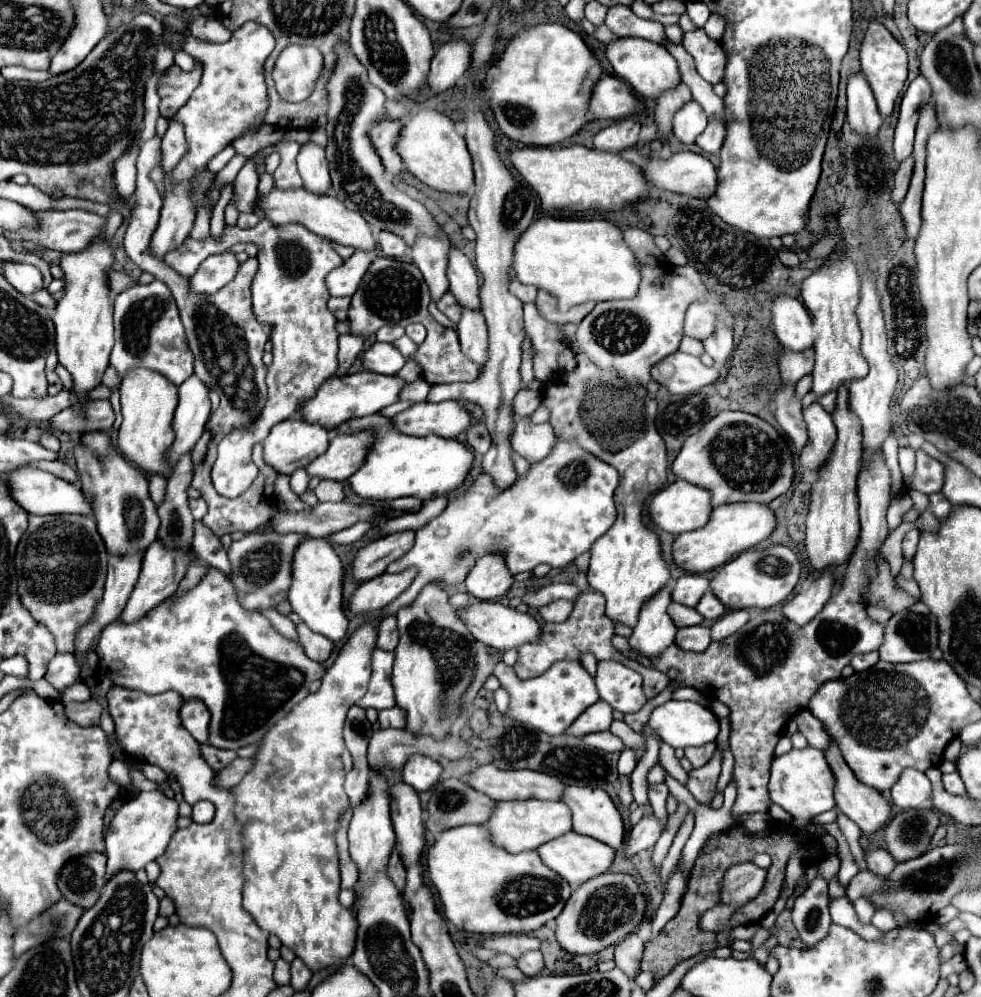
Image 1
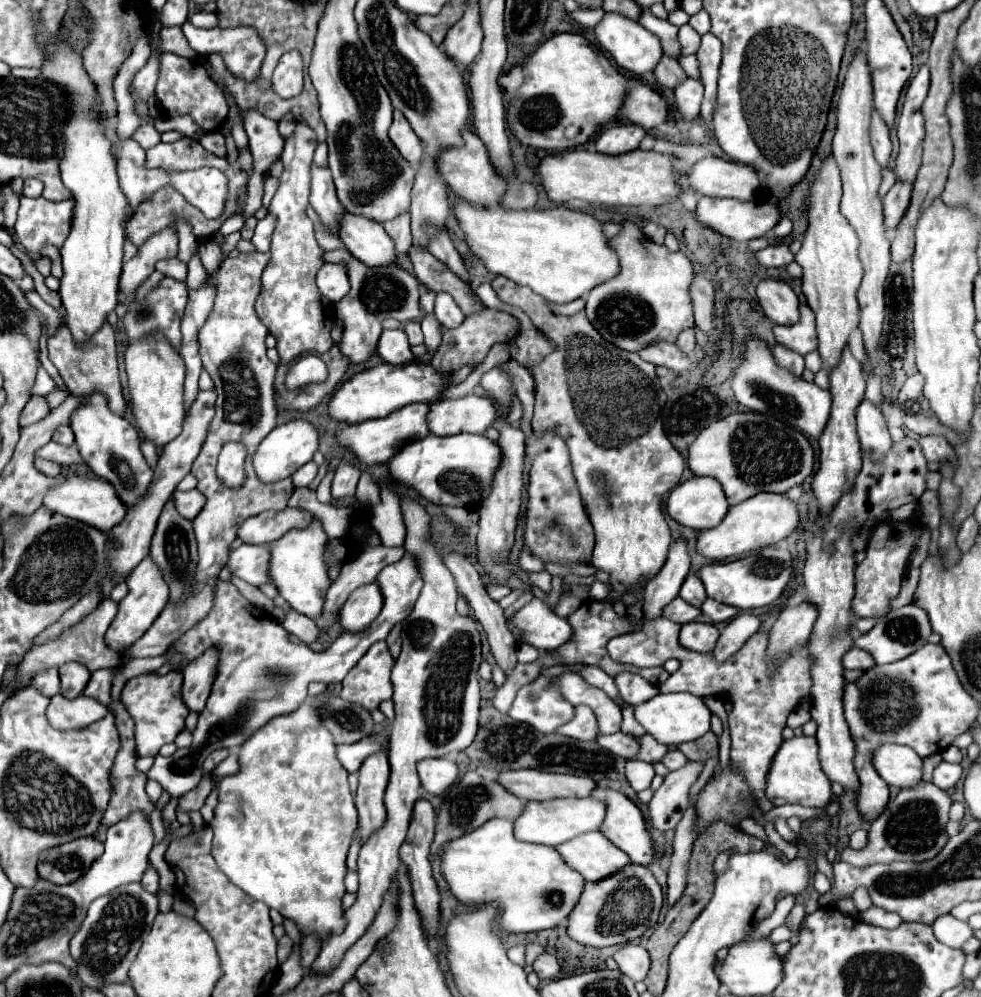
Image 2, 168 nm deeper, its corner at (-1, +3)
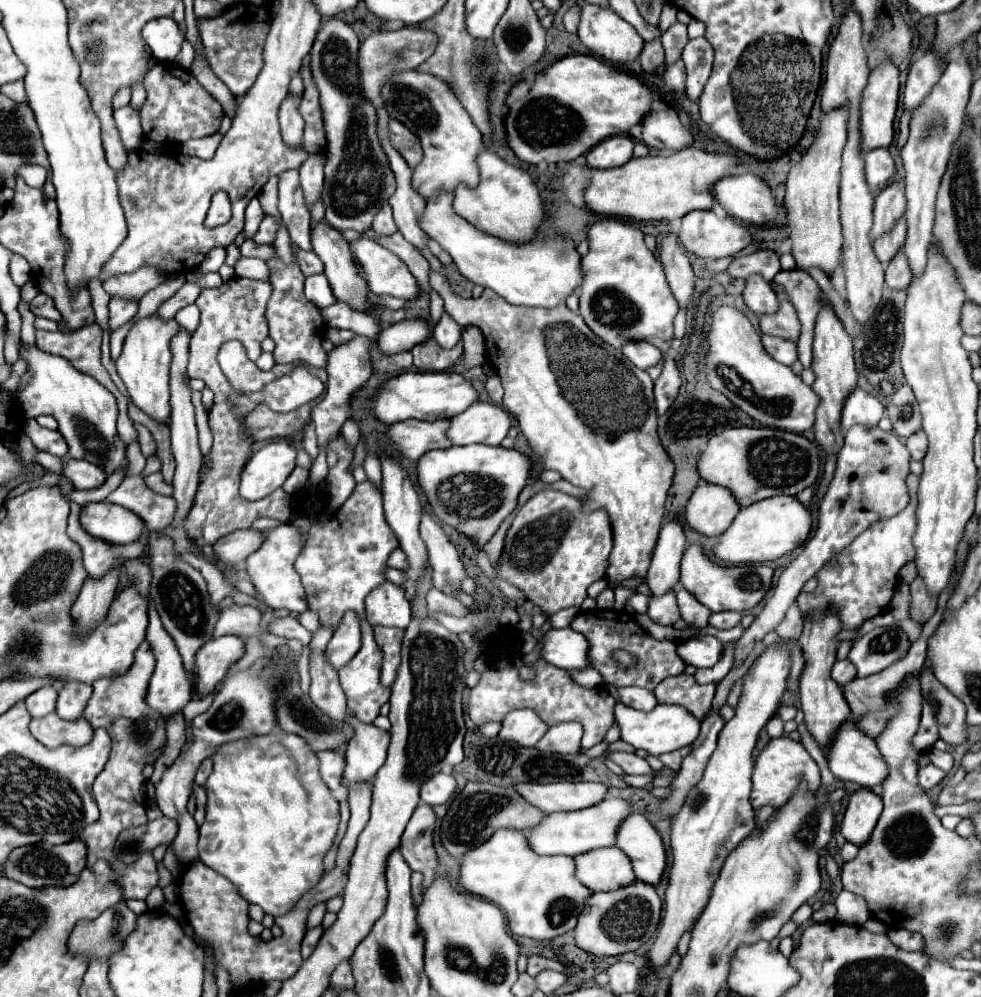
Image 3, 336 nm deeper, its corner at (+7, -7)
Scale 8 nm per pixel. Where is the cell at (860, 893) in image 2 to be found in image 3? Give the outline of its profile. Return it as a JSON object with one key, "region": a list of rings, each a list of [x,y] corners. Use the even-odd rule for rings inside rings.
{"region":[[[847,890],[839,892],[839,896],[835,900],[835,906],[837,906],[837,920],[843,922],[843,924],[863,926],[871,918],[867,902],[861,896],[851,894]]]}

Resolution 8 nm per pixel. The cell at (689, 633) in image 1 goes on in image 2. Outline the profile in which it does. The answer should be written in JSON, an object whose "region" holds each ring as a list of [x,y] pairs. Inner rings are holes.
{"region":[[[699,622],[685,624],[679,634],[679,642],[683,644],[683,648],[693,652],[711,652],[715,648],[717,638],[719,638],[717,626],[699,624]]]}

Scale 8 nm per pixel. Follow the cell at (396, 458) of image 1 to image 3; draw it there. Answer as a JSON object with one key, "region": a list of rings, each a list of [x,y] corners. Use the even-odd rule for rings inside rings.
{"region":[[[481,444],[451,446],[443,450],[425,452],[417,460],[417,482],[425,492],[433,512],[445,524],[453,526],[461,534],[475,538],[477,546],[483,548],[483,544],[495,534],[499,524],[517,508],[517,496],[529,478],[529,470],[531,470],[531,464],[527,464],[527,456],[519,454],[517,450],[505,450],[501,446],[481,446]]]}

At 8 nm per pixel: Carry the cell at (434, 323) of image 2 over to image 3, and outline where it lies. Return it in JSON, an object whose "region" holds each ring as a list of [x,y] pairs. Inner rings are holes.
{"region":[[[432,290],[430,294],[429,310],[430,310],[430,321],[428,321],[429,328],[434,328],[436,323],[441,318],[443,312],[445,311],[443,299],[435,290]]]}

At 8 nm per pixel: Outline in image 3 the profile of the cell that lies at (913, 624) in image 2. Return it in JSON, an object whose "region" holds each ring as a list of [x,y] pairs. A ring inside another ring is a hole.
{"region":[[[901,626],[875,628],[853,642],[849,660],[857,668],[857,676],[871,676],[901,660],[911,648],[911,642]]]}

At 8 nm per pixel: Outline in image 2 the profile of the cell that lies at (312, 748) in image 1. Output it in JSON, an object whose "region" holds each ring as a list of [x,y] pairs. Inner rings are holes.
{"region":[[[325,692],[307,698],[295,712],[273,718],[243,742],[243,748],[237,752],[239,772],[219,780],[219,804],[209,824],[215,834],[211,854],[227,878],[251,898],[295,920],[305,936],[319,934],[321,940],[333,932],[343,932],[341,898],[345,894],[343,878],[347,874],[345,856],[357,828],[357,810],[349,792],[347,772],[335,756],[337,744],[317,714],[325,698],[329,698]]]}

